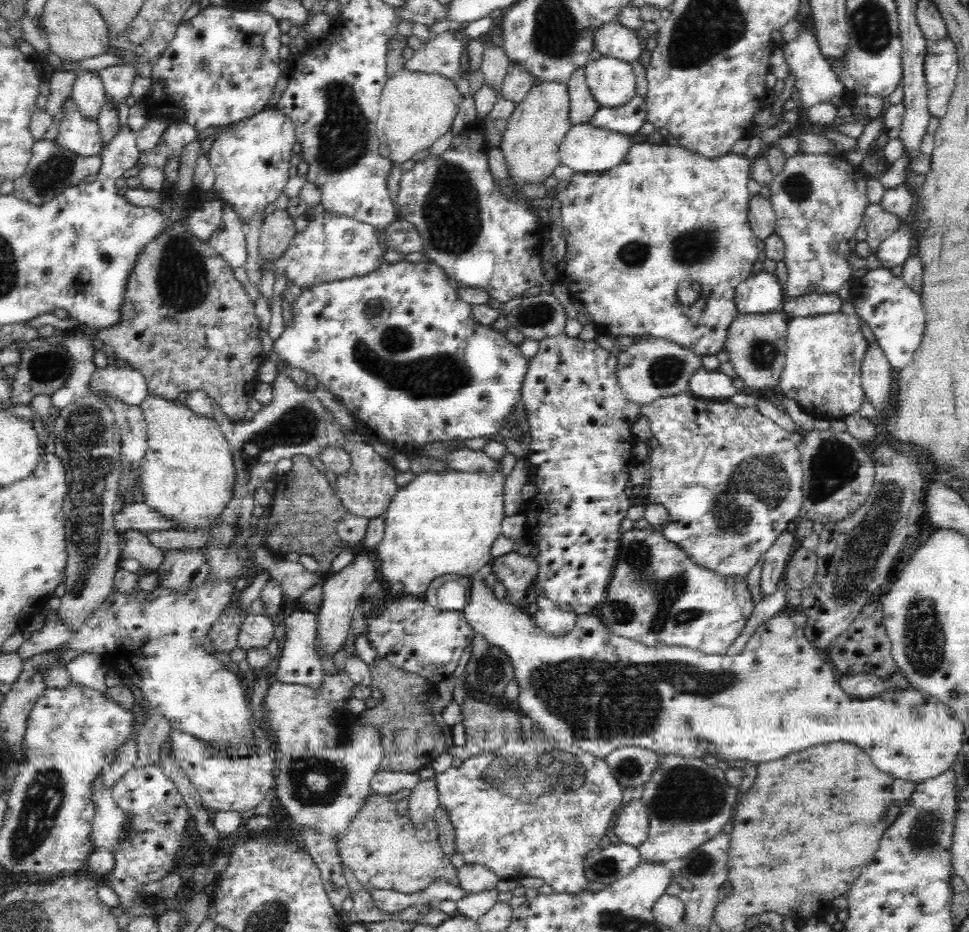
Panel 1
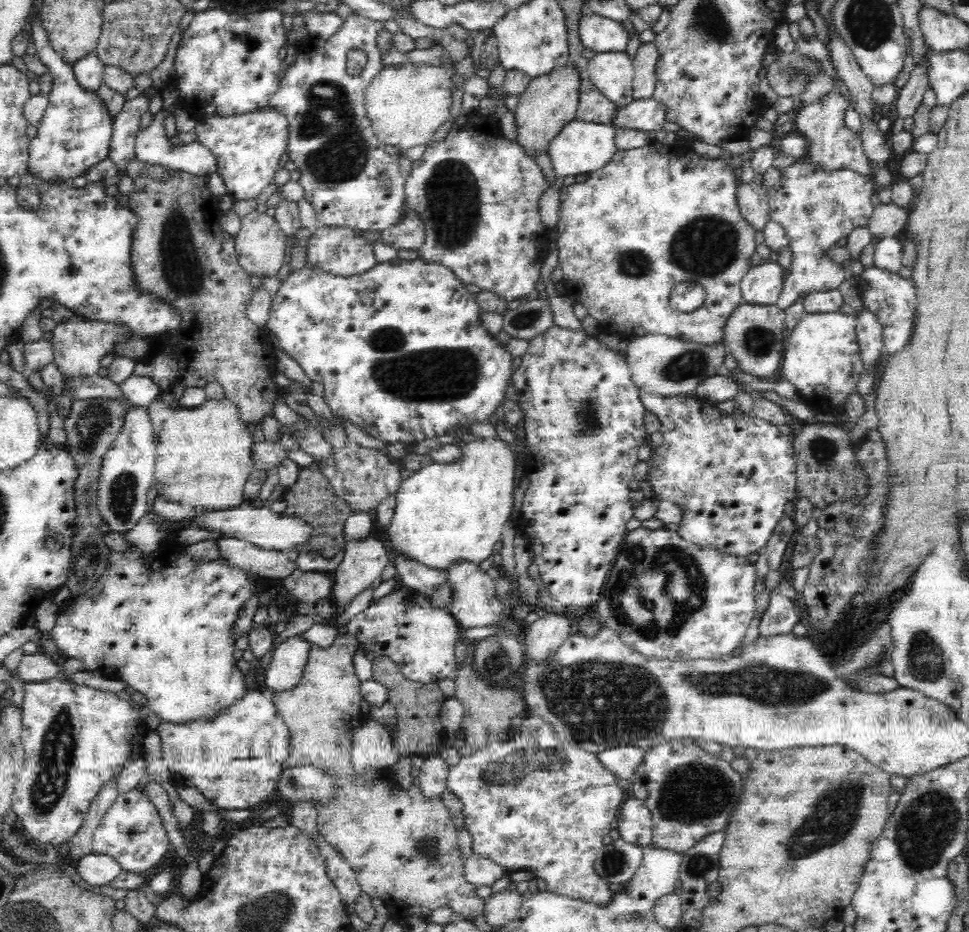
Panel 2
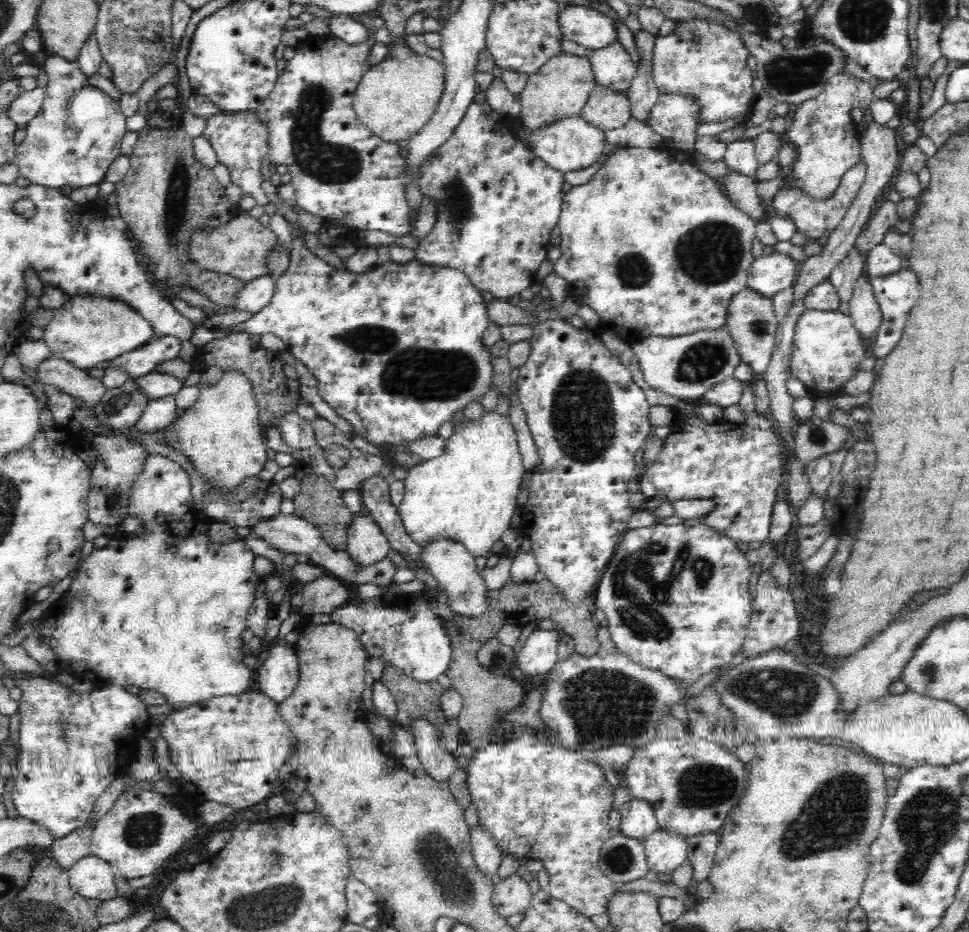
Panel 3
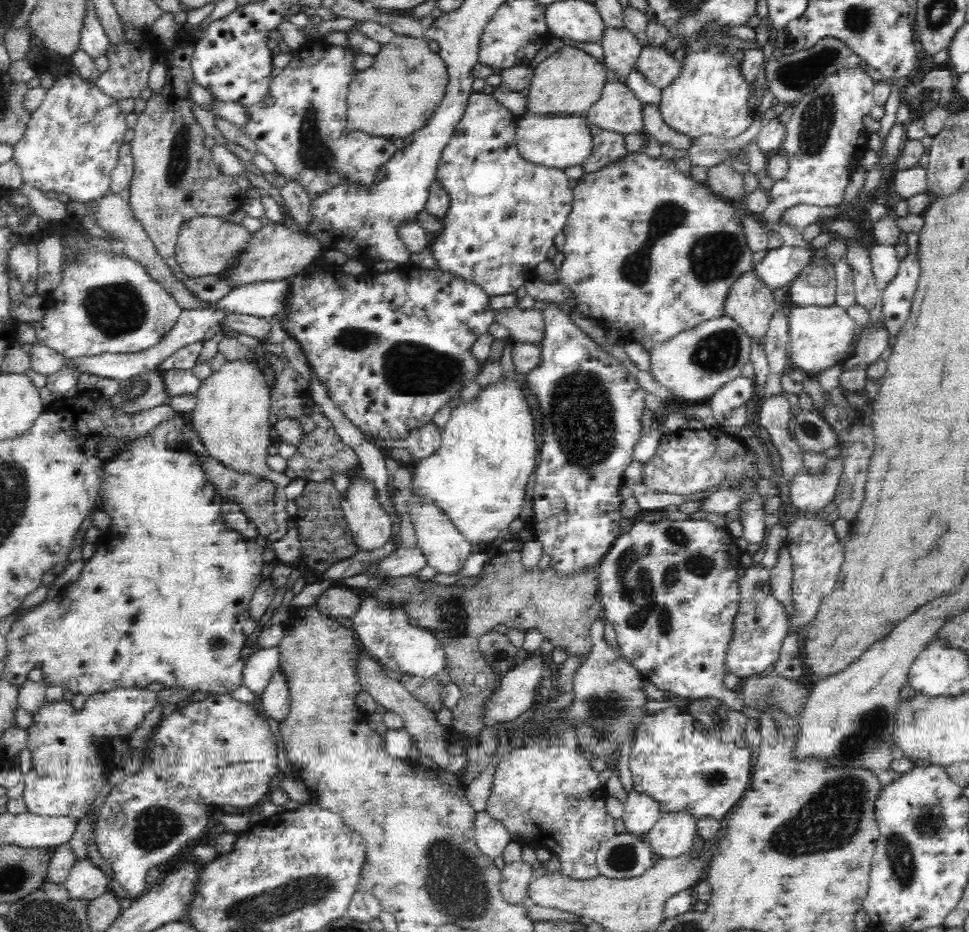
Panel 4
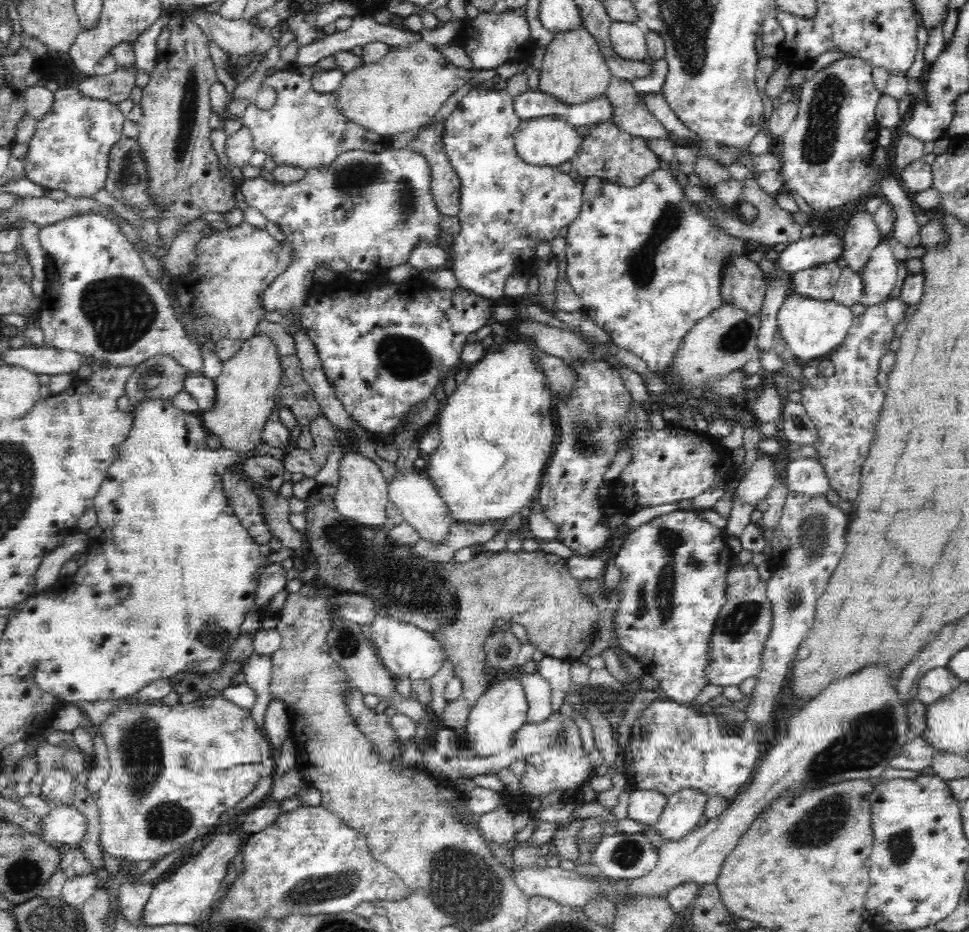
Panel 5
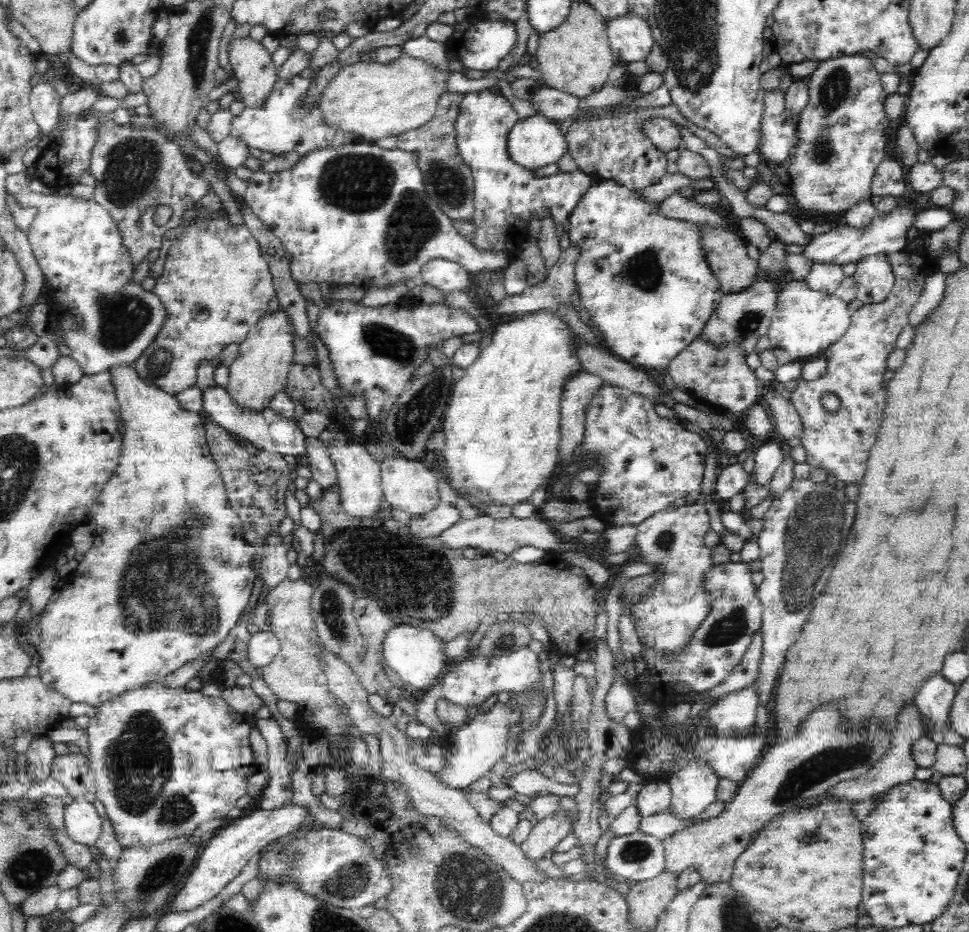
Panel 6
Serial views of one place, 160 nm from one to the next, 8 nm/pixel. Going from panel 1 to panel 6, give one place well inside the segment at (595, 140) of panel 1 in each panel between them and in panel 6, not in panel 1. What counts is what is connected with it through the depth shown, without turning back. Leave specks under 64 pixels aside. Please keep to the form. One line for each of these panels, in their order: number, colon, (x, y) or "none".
2: (580, 147)
3: (569, 144)
4: (559, 141)
5: (548, 141)
6: (533, 142)

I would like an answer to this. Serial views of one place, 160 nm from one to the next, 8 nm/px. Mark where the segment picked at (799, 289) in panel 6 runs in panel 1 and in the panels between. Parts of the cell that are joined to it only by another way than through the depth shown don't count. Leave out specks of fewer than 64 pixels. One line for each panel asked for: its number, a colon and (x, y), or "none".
1: (822, 373)
2: (821, 358)
3: (827, 351)
4: (819, 337)
5: (812, 329)

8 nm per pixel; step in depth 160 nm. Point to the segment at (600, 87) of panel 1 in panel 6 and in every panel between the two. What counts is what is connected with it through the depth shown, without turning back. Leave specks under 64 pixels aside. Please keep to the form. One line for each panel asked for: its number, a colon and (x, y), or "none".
2: (612, 73)
3: (613, 68)
4: (621, 49)
5: (628, 41)
6: (630, 38)

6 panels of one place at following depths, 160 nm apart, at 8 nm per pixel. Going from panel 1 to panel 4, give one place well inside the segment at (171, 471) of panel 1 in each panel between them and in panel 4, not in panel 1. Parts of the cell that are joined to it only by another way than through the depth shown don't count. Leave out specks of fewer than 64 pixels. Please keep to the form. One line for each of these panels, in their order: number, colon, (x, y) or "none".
2: (203, 455)
3: (221, 436)
4: (231, 417)

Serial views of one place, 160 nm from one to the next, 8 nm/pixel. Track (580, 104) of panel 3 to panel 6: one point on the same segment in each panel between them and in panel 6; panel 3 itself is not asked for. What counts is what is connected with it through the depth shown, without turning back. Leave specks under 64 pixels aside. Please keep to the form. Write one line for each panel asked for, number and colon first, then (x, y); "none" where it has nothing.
4: (567, 83)
5: (573, 71)
6: (576, 57)

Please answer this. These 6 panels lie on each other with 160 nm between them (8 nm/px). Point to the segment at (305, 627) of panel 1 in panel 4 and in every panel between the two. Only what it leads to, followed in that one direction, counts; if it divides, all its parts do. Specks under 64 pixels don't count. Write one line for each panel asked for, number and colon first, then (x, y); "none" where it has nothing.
2: (286, 670)
3: (277, 677)
4: (275, 701)

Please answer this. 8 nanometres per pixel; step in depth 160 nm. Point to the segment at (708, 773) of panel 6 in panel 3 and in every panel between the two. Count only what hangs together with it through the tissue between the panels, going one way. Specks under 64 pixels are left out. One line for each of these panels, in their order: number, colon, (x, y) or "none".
3: (665, 851)
4: (672, 835)
5: (684, 808)

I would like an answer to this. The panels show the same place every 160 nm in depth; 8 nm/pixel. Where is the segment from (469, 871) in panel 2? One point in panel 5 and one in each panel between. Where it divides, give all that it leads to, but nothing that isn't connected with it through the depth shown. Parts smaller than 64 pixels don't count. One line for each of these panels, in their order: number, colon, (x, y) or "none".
3: (487, 858)
4: (491, 837)
5: (496, 827)

